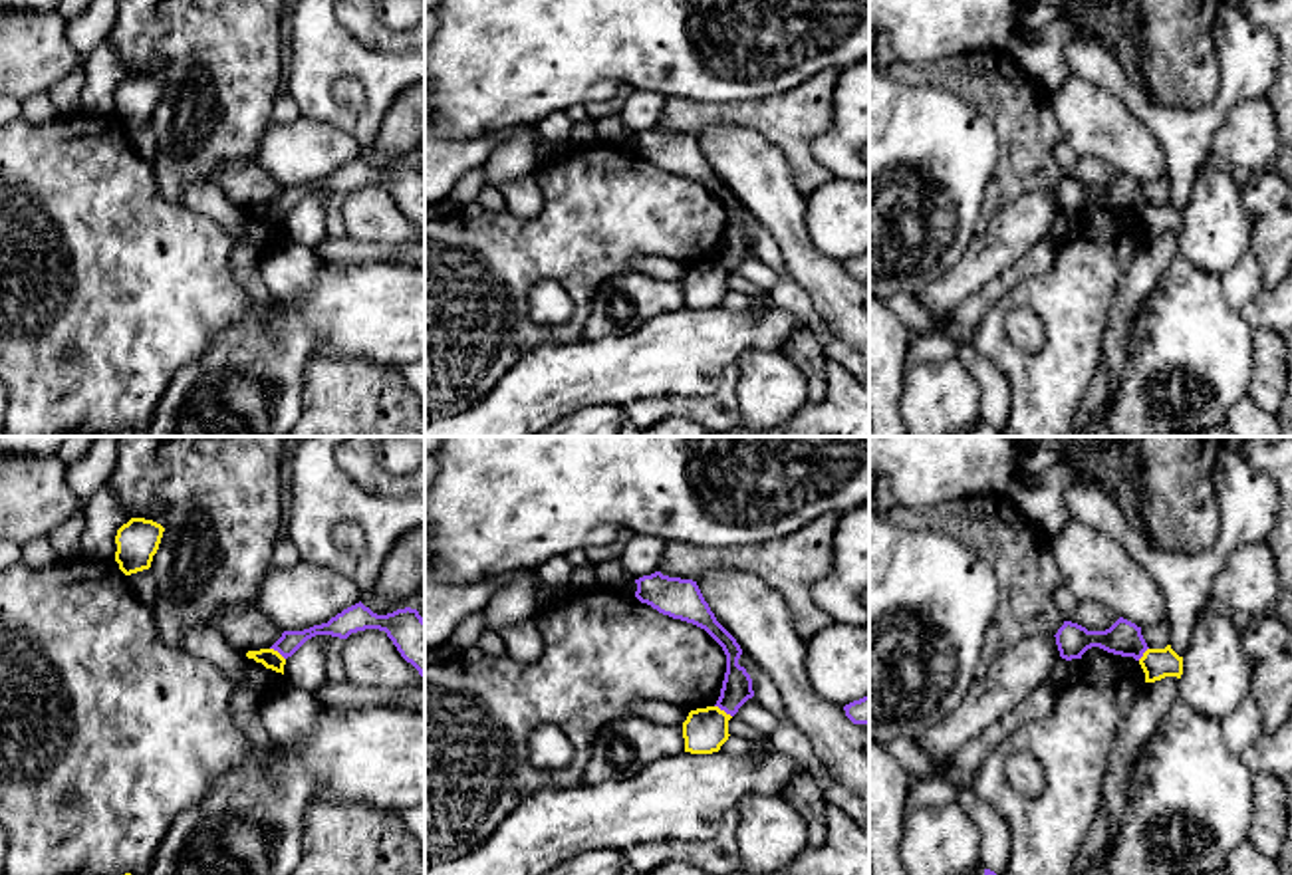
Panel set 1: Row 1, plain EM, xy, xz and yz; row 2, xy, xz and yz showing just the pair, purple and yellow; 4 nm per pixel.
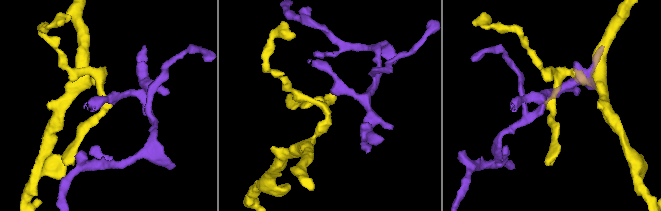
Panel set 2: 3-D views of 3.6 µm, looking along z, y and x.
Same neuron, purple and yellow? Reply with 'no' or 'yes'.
no

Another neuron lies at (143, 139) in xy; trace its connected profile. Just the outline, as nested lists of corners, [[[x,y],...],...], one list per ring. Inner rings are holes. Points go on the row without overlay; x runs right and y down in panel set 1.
[[[151,123],[127,131],[127,139],[147,161],[155,157],[157,143],[155,143],[155,133],[151,129]]]

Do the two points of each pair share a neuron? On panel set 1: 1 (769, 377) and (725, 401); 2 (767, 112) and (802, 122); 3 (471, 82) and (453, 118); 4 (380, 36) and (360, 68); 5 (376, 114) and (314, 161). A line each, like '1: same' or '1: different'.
1: different
2: same
3: same
4: different
5: different

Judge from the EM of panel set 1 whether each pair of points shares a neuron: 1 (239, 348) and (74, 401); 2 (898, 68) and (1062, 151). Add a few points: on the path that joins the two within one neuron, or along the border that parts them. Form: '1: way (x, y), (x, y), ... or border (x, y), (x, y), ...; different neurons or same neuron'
1: border (219, 334), (175, 374), (157, 403); different neurons
2: border (1060, 137), (1054, 145), (1054, 161), (1066, 175); different neurons

